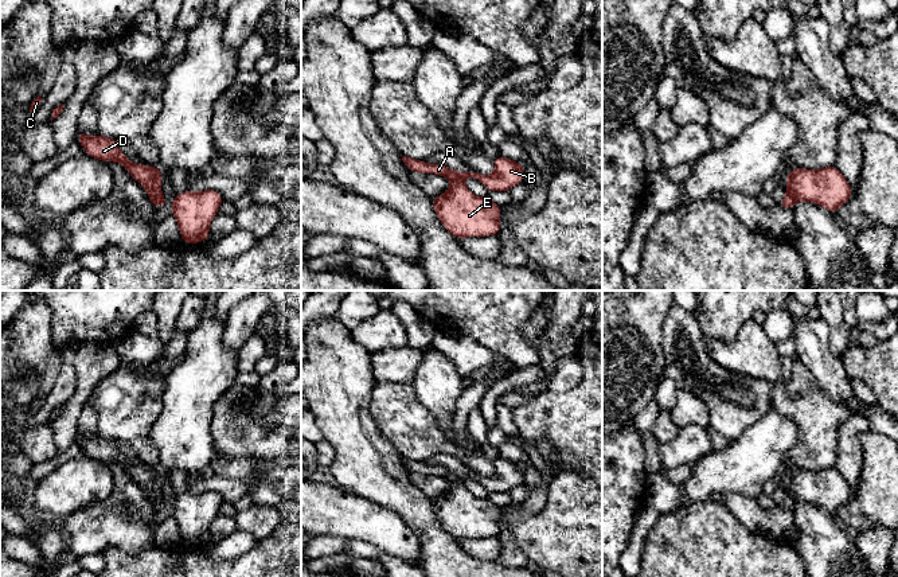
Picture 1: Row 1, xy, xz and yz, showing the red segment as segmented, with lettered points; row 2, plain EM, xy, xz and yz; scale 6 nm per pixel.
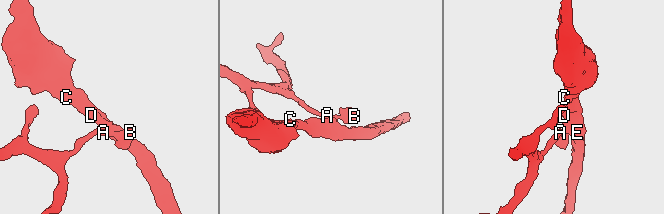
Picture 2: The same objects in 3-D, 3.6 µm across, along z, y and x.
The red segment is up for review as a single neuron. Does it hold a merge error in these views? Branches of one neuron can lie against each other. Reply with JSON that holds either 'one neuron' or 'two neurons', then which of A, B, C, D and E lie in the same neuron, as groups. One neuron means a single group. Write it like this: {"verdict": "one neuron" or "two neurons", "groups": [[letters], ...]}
{"verdict": "two neurons", "groups": [["A", "B"], ["C", "D", "E"]]}

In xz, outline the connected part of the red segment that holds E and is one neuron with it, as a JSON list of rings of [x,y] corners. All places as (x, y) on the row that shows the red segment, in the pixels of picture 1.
[[[461,180],[432,199],[437,218],[456,238],[499,235],[500,204],[473,195]]]

